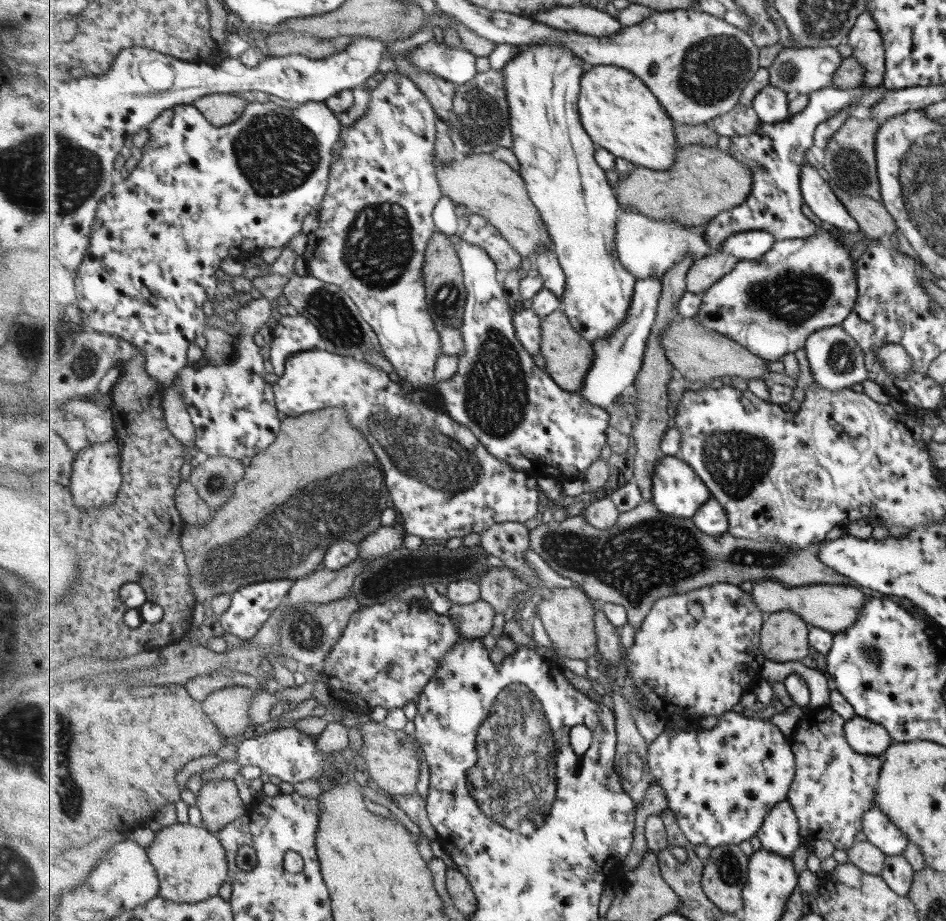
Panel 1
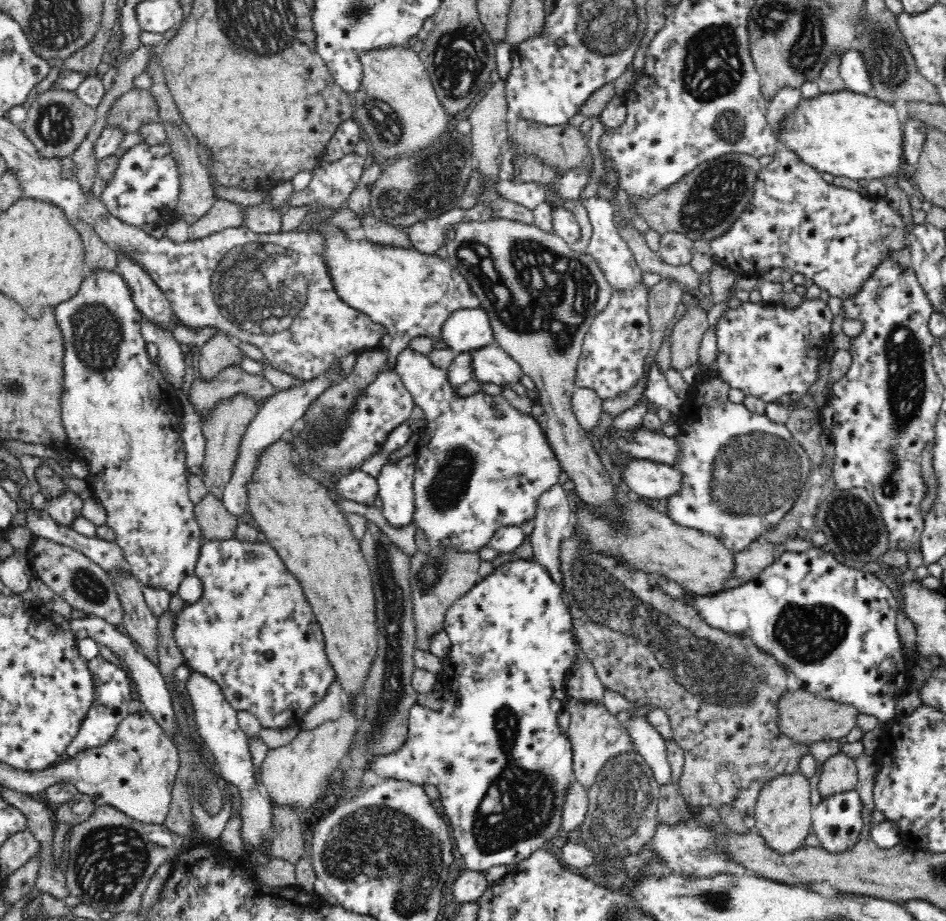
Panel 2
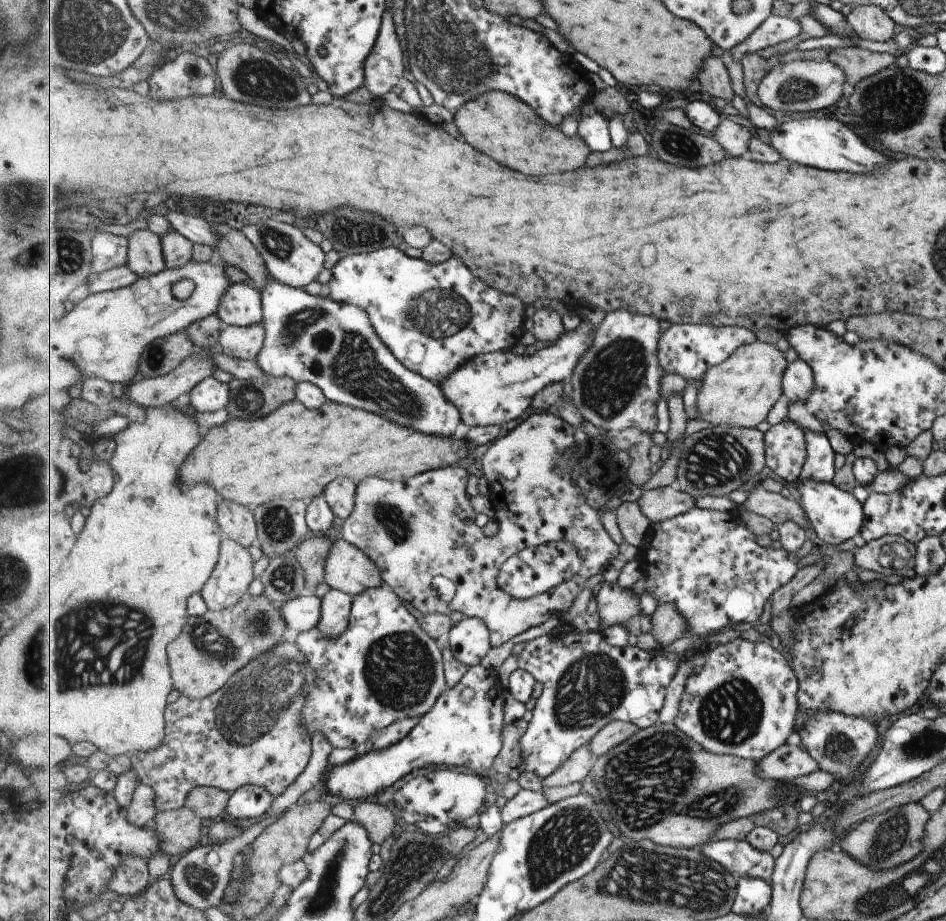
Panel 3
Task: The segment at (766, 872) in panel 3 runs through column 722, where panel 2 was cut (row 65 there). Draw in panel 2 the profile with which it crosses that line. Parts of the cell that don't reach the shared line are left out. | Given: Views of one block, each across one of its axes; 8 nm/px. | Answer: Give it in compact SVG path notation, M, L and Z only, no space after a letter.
M850 49L840 58L840 61L839 73L846 85L846 91L867 94L871 89L871 82L859 52Z

